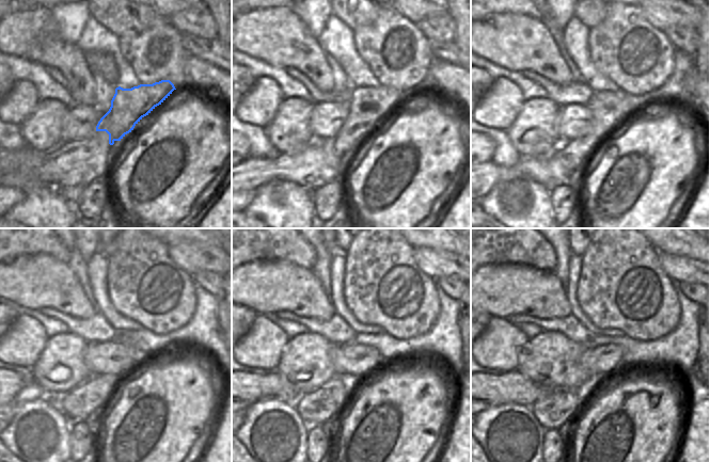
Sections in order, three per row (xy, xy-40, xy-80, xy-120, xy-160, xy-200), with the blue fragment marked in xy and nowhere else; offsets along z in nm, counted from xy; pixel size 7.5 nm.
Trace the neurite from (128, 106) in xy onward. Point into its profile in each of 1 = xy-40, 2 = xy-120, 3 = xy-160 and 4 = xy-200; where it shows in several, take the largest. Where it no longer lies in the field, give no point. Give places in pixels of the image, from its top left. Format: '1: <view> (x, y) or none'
1: xy-40 (366, 108)
2: xy-120 (77, 404)
3: xy-160 (317, 405)
4: xy-200 (553, 410)

